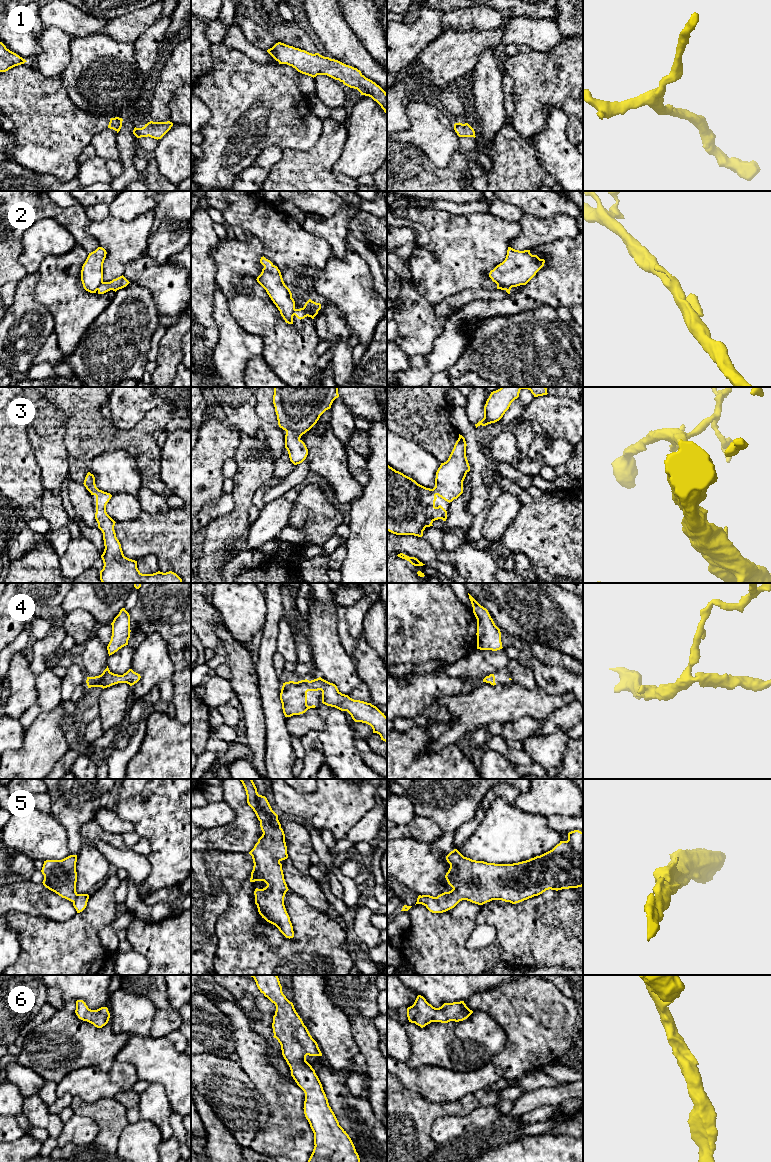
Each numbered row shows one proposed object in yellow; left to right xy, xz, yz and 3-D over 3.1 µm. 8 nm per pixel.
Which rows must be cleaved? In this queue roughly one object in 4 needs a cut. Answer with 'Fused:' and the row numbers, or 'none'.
Fused: 2

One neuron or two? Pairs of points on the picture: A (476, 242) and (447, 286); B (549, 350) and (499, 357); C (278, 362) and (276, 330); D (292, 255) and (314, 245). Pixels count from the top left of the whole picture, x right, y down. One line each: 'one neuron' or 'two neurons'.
A: one neuron
B: one neuron
C: one neuron
D: one neuron

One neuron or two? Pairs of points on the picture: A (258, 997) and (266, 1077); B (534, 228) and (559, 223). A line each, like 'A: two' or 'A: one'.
A: two
B: one

